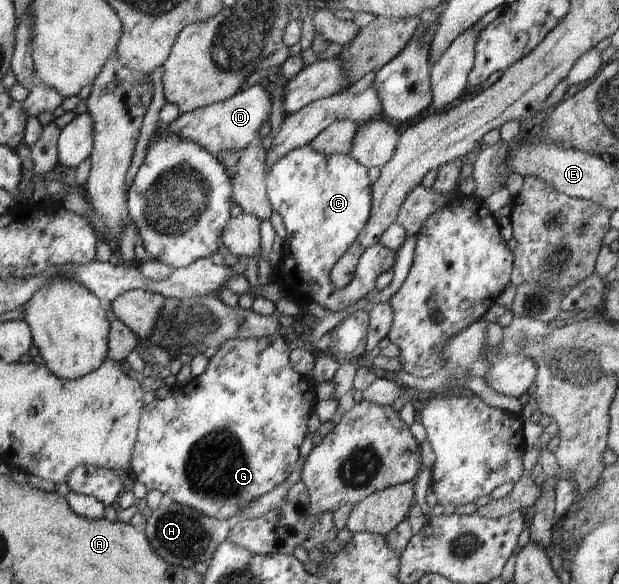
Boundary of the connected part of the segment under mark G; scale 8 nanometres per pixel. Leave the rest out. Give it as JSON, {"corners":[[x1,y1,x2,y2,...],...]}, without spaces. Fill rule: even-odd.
{"corners":[[283,332,274,333,271,337,233,338,219,346,218,351,209,359,204,373,194,377,183,386,175,386,172,395,163,399,155,399,151,403,144,404,140,413,137,441,131,454,131,472,135,481,140,481,148,491,161,491,166,499,175,501,187,507,197,509,199,513,205,513,209,517,219,520,234,520,239,509,247,507,253,499,269,493,277,485,281,485,296,469,299,459,300,447,309,438,307,434,307,421,316,405,315,384,297,373,291,367,290,350,292,345,285,339]]}

